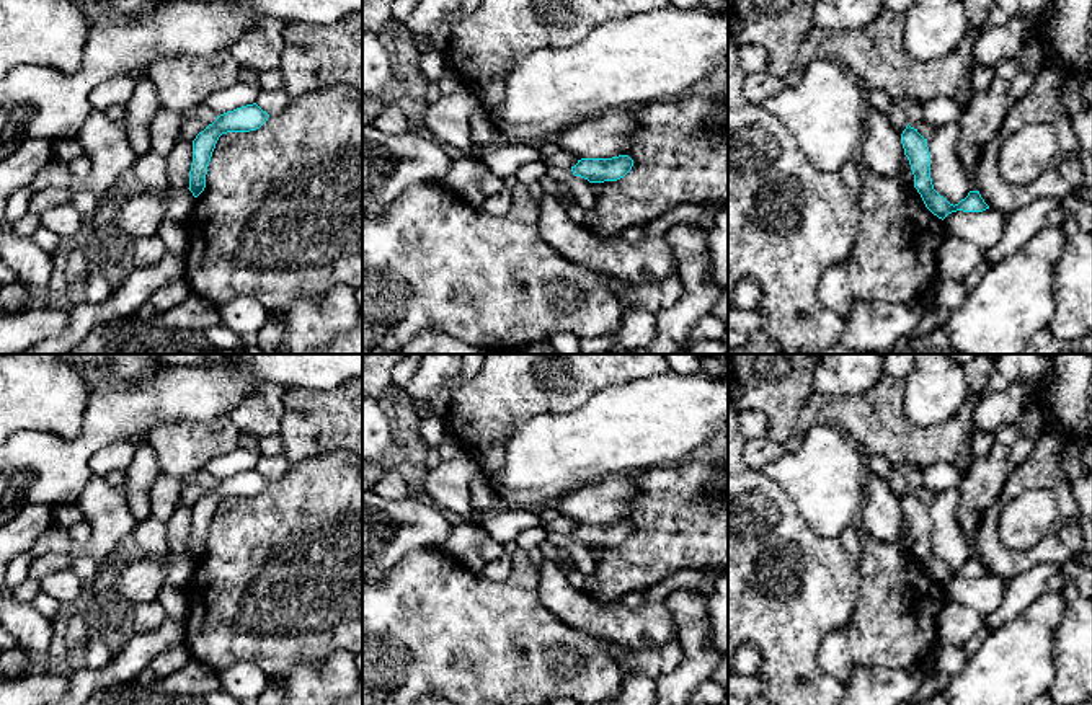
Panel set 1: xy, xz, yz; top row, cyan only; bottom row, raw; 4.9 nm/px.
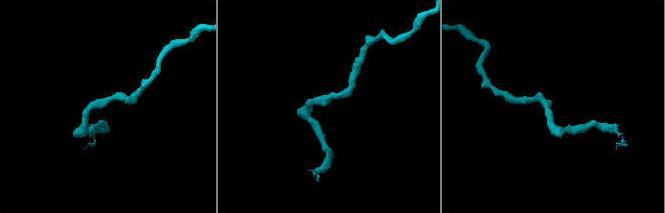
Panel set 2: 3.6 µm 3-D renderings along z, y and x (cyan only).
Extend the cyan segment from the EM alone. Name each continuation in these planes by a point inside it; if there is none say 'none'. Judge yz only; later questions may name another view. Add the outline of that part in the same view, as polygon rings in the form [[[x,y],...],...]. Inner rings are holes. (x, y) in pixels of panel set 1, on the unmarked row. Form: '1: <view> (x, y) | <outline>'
none

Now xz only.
none

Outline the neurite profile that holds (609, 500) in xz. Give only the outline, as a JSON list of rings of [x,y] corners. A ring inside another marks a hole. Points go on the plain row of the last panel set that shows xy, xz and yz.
[[[612,475],[562,496],[550,506],[560,516],[581,524],[612,524],[627,517],[637,503],[638,491],[630,475]]]

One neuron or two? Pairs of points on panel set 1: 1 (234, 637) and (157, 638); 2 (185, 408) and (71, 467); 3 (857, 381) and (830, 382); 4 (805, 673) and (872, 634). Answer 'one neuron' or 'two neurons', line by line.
1: two neurons
2: one neuron
3: one neuron
4: two neurons

